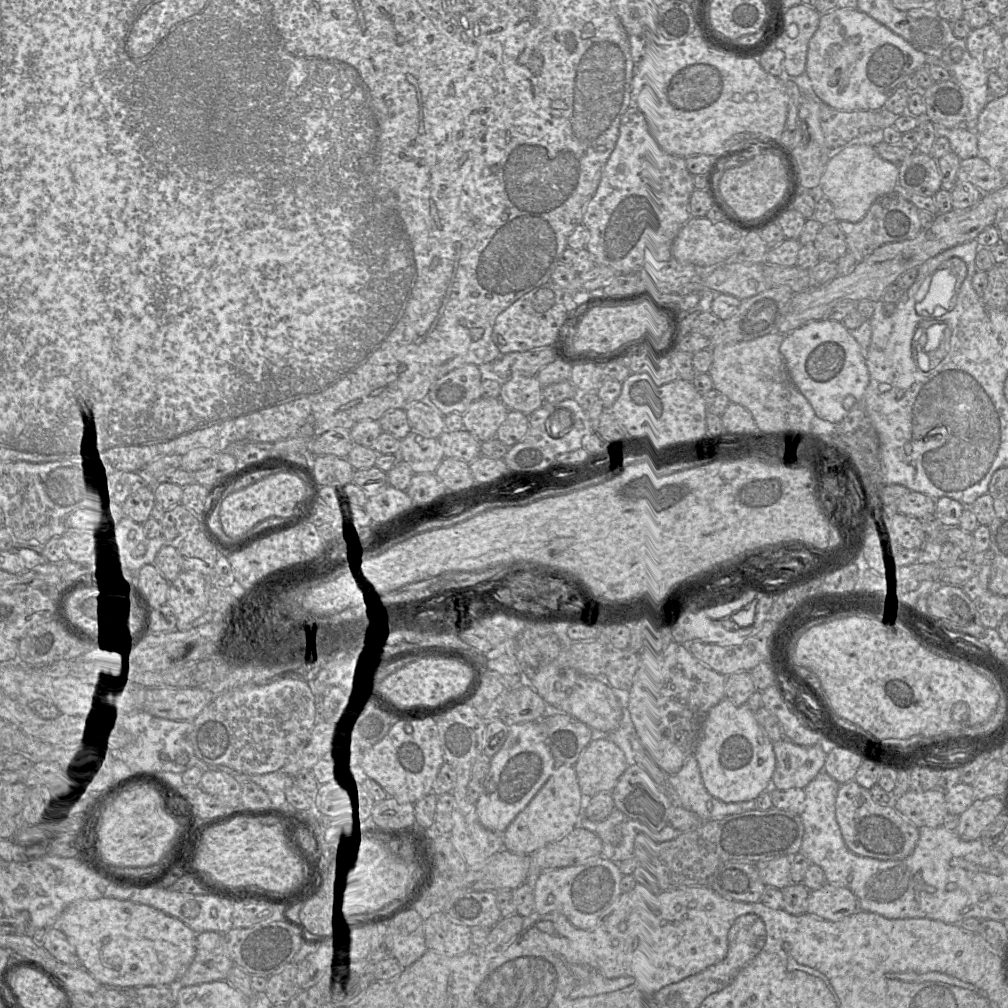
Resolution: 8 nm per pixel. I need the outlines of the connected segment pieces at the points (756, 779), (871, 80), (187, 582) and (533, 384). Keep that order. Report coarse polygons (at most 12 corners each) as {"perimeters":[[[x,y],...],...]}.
{"perimeters":[[[746,704],[708,712],[695,756],[725,803],[771,793],[774,743]],[[860,10],[820,16],[805,75],[878,110],[931,58]],[[182,571],[170,583],[166,604],[177,630],[208,609],[206,577]],[[513,376],[500,398],[509,410],[529,415],[543,405],[537,376]]]}

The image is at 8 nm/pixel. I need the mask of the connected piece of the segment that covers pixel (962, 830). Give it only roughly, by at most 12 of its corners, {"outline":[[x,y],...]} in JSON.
{"outline":[[1001,795],[976,799],[959,815],[956,832],[979,839],[1000,814]]}

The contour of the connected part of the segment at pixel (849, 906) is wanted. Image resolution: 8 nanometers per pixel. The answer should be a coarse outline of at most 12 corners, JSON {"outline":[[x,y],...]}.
{"outline":[[848,888],[810,891],[806,913],[839,921],[858,910]]}

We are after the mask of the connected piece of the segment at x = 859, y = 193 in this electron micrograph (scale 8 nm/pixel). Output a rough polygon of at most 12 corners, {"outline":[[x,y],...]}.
{"outline":[[874,146],[834,151],[819,183],[837,221],[855,223],[896,191]]}

